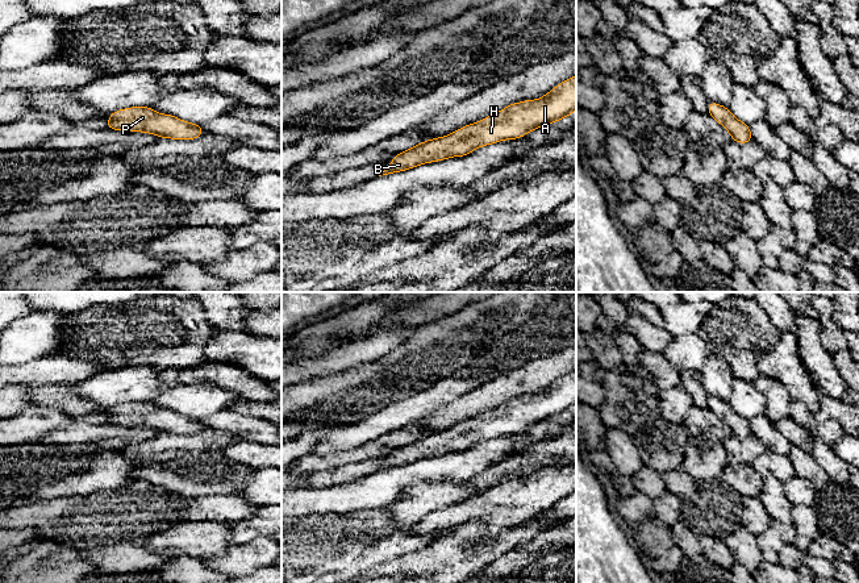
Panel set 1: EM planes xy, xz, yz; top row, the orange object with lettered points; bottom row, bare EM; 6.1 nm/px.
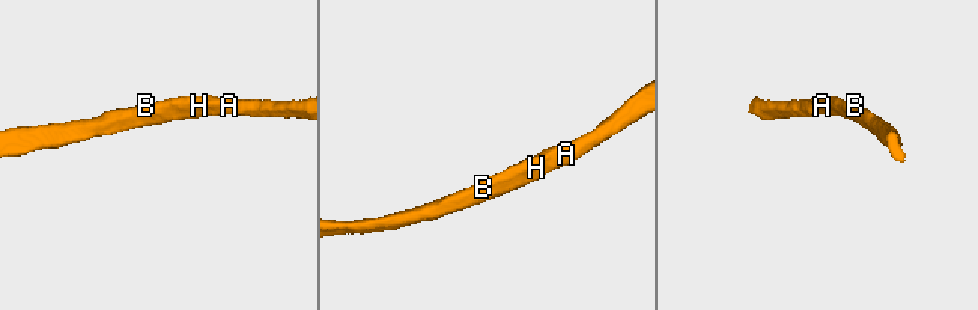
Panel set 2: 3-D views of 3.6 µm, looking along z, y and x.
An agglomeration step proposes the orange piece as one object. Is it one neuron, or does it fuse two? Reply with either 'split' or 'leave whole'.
leave whole

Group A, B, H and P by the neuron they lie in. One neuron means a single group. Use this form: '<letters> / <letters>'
A B H P

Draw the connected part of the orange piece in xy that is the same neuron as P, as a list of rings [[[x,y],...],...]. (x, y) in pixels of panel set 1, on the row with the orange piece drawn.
[[[132,107],[109,114],[105,126],[121,132],[142,132],[172,139],[196,139],[204,134],[201,125],[183,121],[150,107]]]

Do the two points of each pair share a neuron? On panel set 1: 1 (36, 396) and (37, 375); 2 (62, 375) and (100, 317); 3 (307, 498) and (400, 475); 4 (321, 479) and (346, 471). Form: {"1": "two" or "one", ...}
{"1": "two", "2": "two", "3": "one", "4": "one"}

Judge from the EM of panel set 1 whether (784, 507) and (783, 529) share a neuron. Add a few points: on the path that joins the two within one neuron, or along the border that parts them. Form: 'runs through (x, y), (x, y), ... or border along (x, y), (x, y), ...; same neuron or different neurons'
border along (772, 519), (791, 524); different neurons

